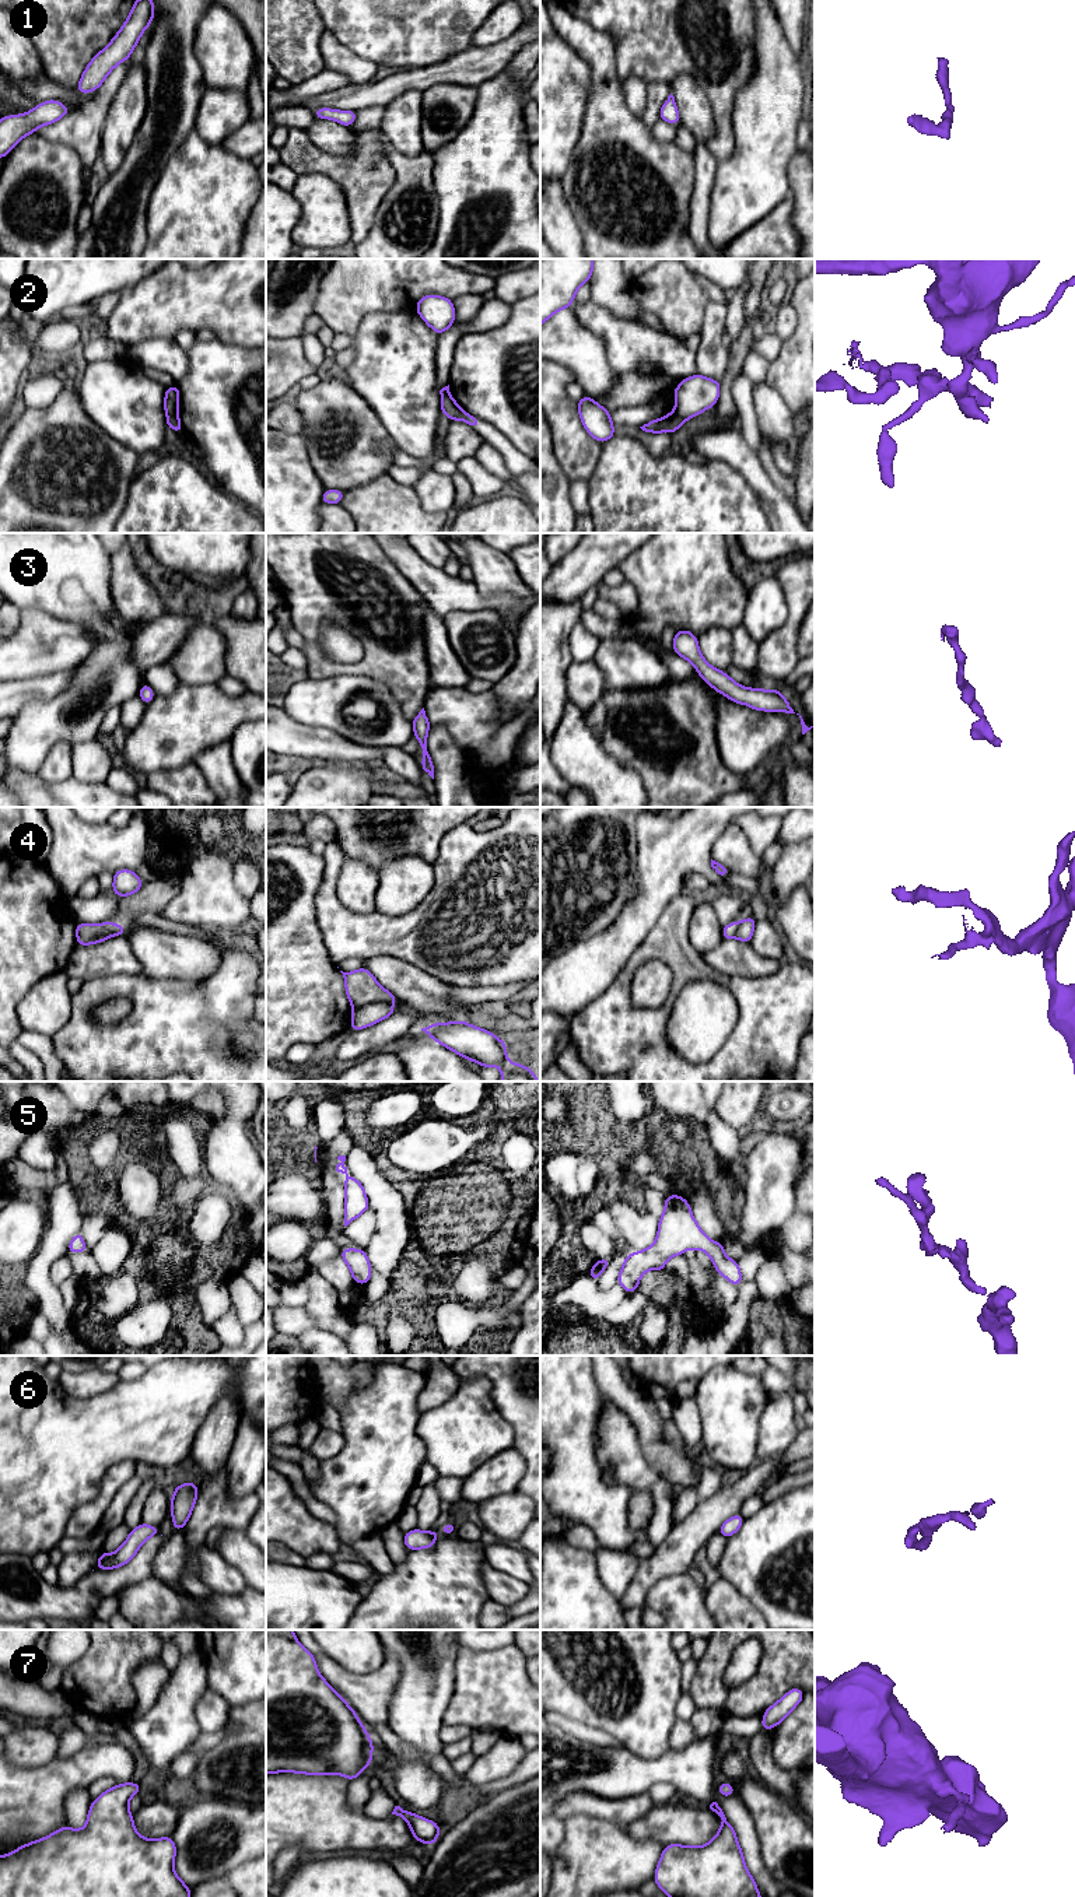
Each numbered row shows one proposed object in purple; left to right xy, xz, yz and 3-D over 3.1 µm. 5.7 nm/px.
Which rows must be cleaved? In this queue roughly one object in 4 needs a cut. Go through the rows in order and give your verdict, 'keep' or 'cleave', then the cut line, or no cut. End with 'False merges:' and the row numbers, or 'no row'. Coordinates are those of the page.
1: keep; no cut
2: cleave; cut in xy along (167, 413), (175, 414)
3: keep; no cut
4: cleave; cut in xz along (388, 1002), (370, 1002), (353, 1009)
5: keep; no cut
6: cleave; cut in xz along (427, 1532), (434, 1538)
7: keep; no cut
False merges: 2, 4, 6

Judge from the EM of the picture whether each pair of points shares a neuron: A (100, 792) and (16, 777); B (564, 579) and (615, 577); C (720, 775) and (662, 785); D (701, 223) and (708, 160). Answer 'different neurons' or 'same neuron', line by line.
A: same neuron
B: different neurons
C: same neuron
D: same neuron

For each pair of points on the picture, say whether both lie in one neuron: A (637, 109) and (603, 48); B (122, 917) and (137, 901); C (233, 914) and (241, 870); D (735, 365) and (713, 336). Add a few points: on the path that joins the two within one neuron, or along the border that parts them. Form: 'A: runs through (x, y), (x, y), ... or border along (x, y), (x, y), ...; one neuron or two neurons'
A: border along (622, 84), (624, 102), (636, 115); two neurons
B: runs through (126, 912), (133, 905); one neuron
C: border along (234, 863), (235, 889), (248, 900); two neurons
D: border along (728, 346), (728, 367), (720, 381); two neurons

